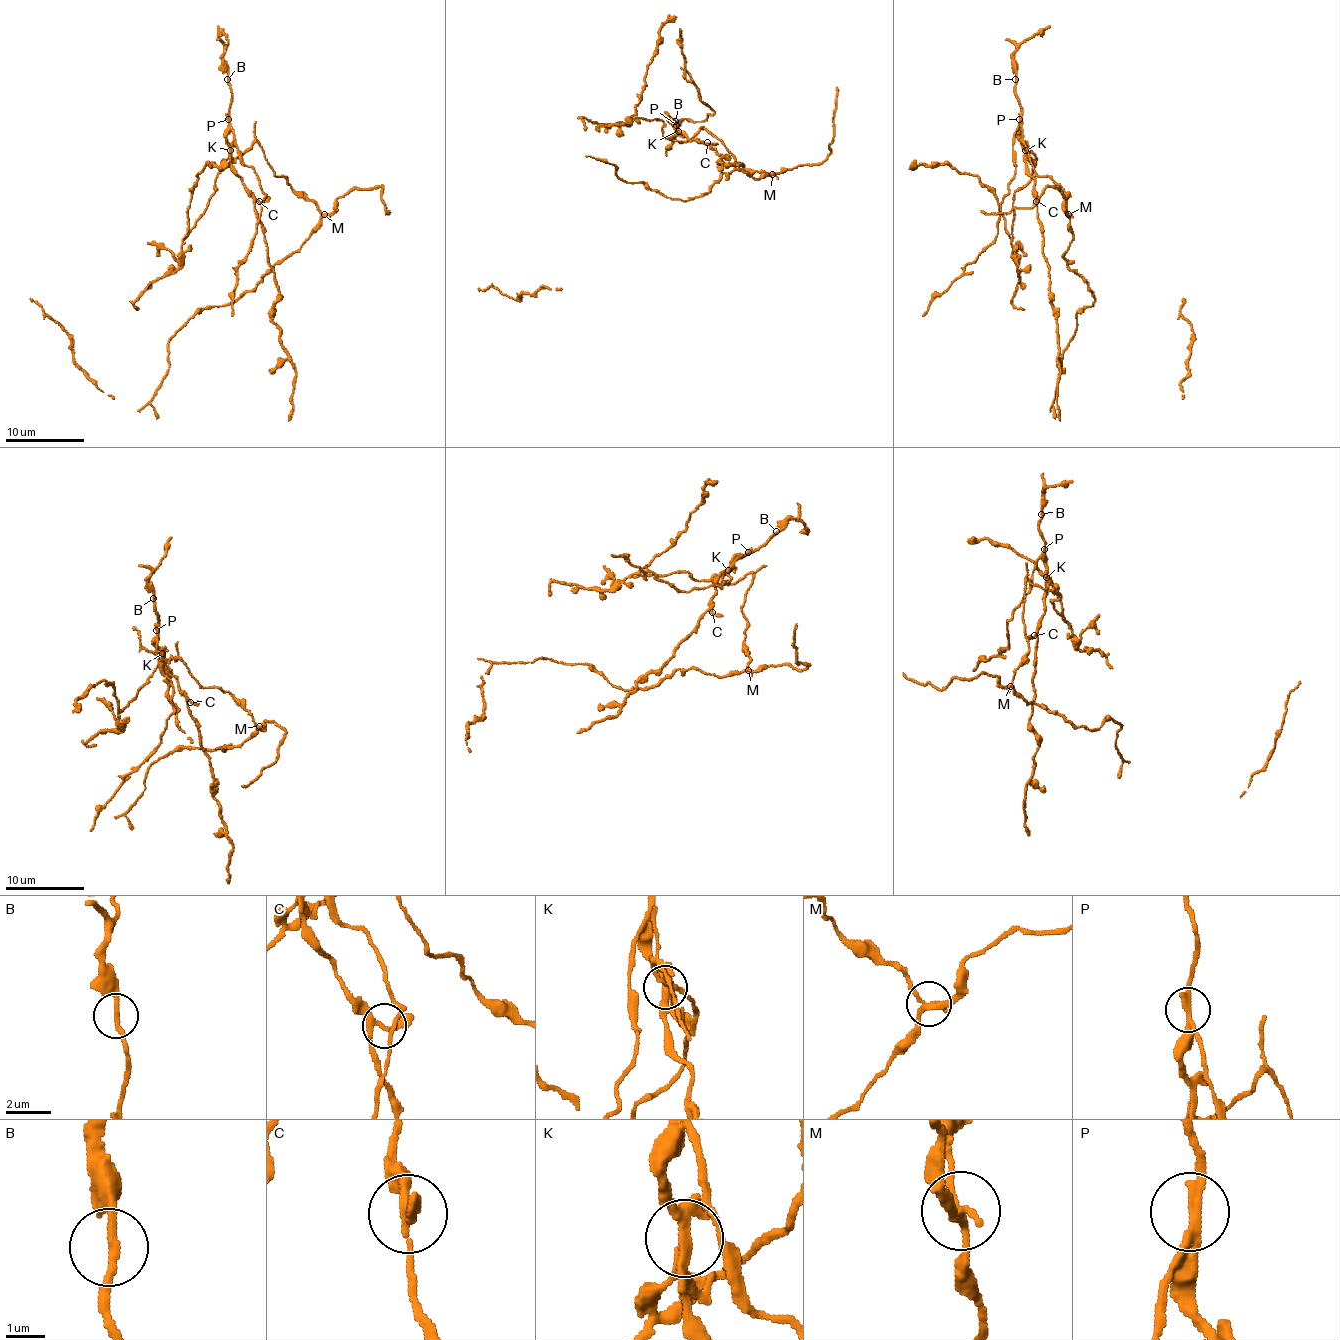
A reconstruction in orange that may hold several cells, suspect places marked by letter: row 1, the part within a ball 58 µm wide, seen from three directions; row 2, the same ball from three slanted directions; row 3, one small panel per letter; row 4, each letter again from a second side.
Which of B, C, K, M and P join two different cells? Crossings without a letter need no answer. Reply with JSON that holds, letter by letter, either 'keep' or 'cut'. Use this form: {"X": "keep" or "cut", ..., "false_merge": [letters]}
{"B": "keep", "C": "keep", "K": "cut", "M": "cut", "P": "cut", "false_merge": ["K", "M", "P"]}

